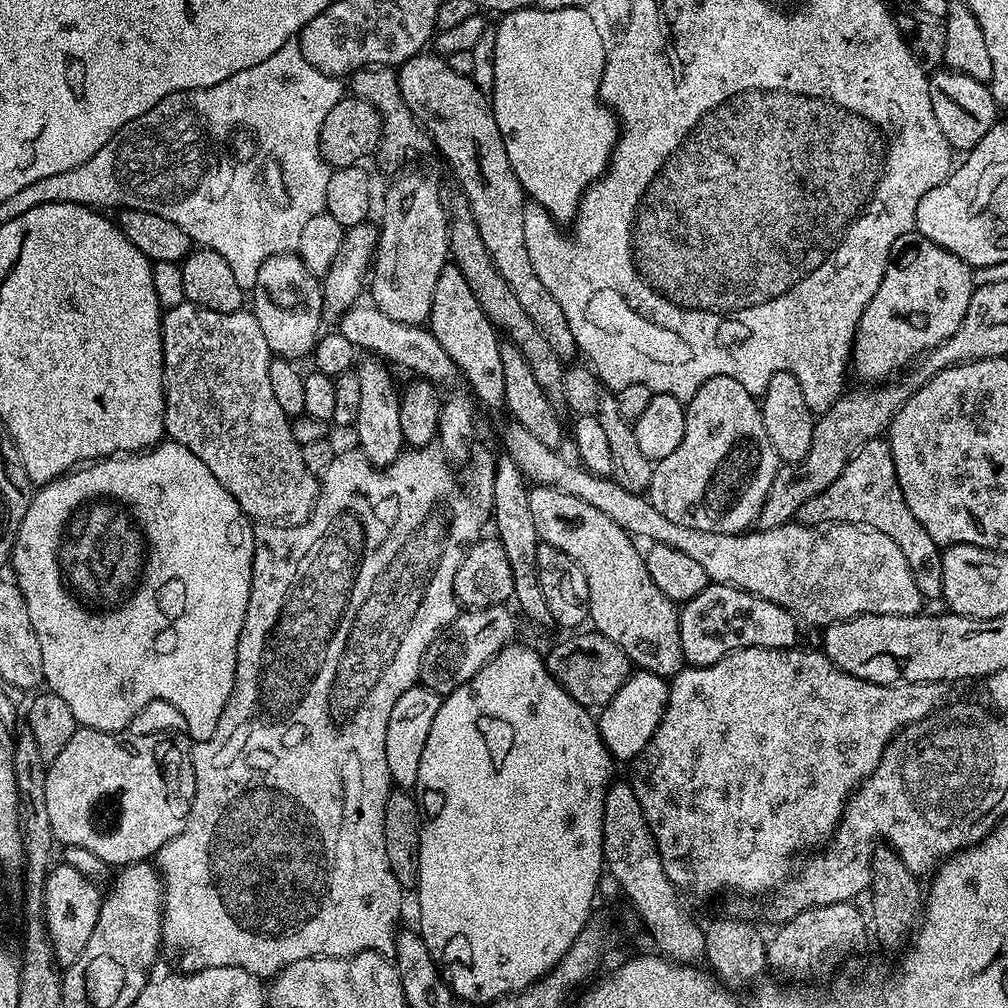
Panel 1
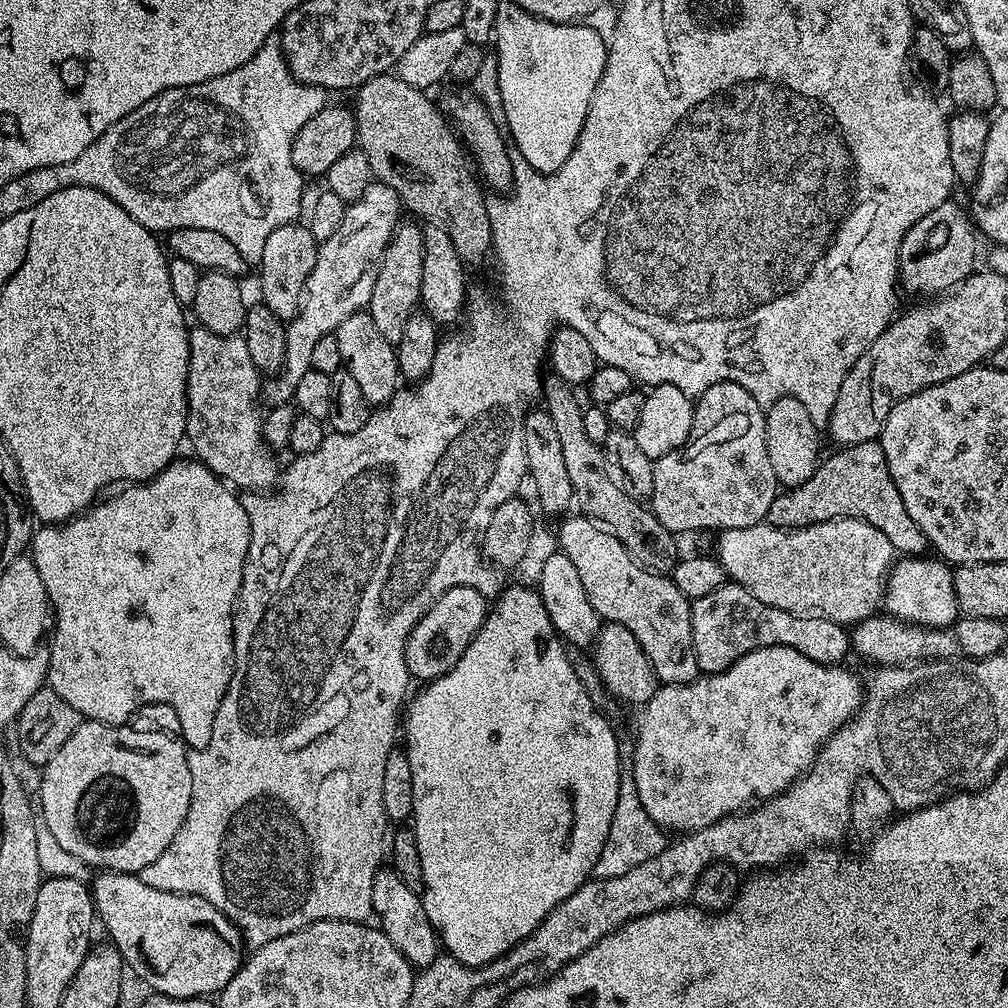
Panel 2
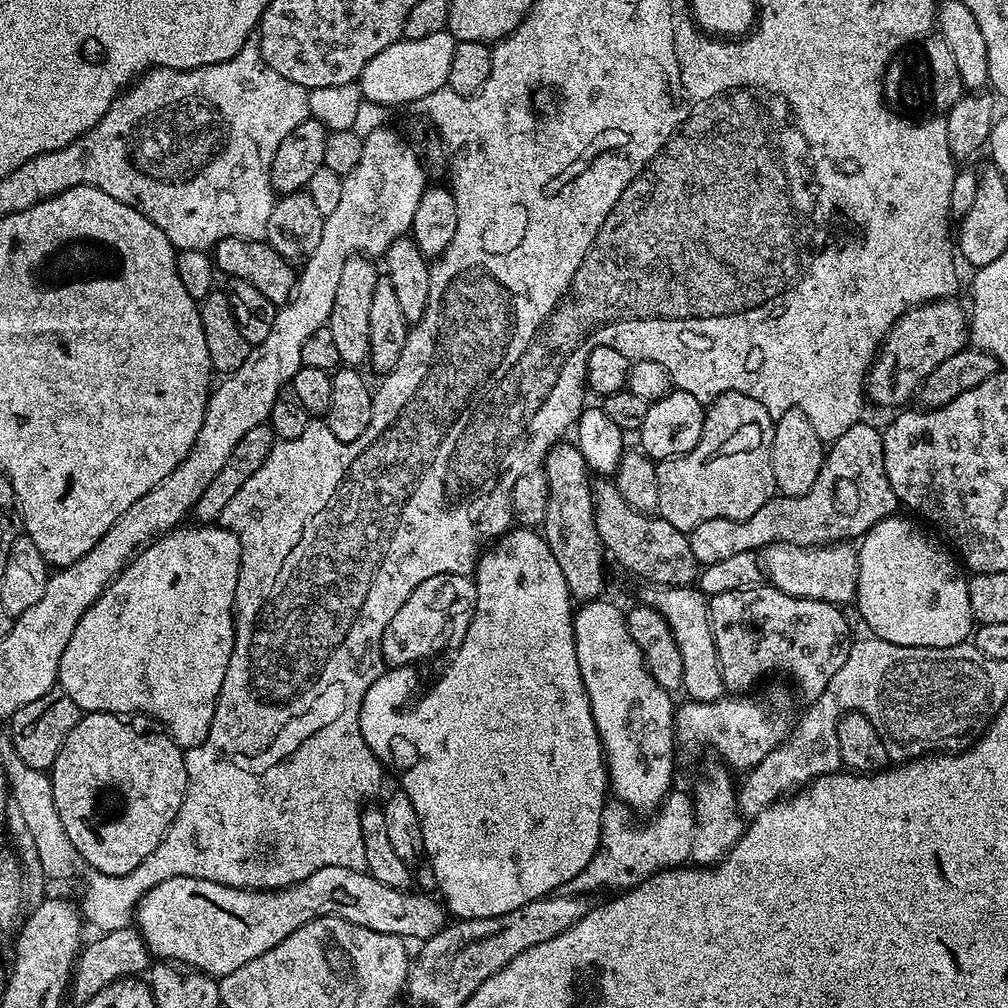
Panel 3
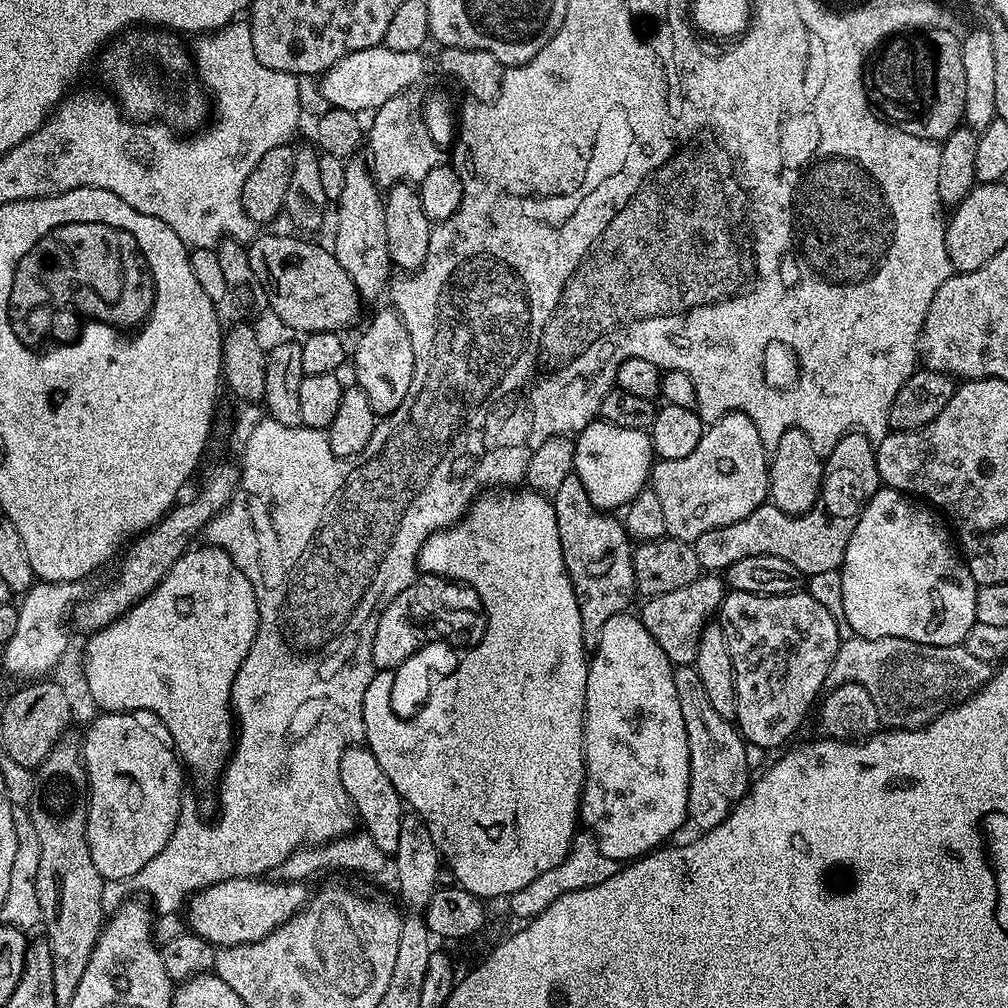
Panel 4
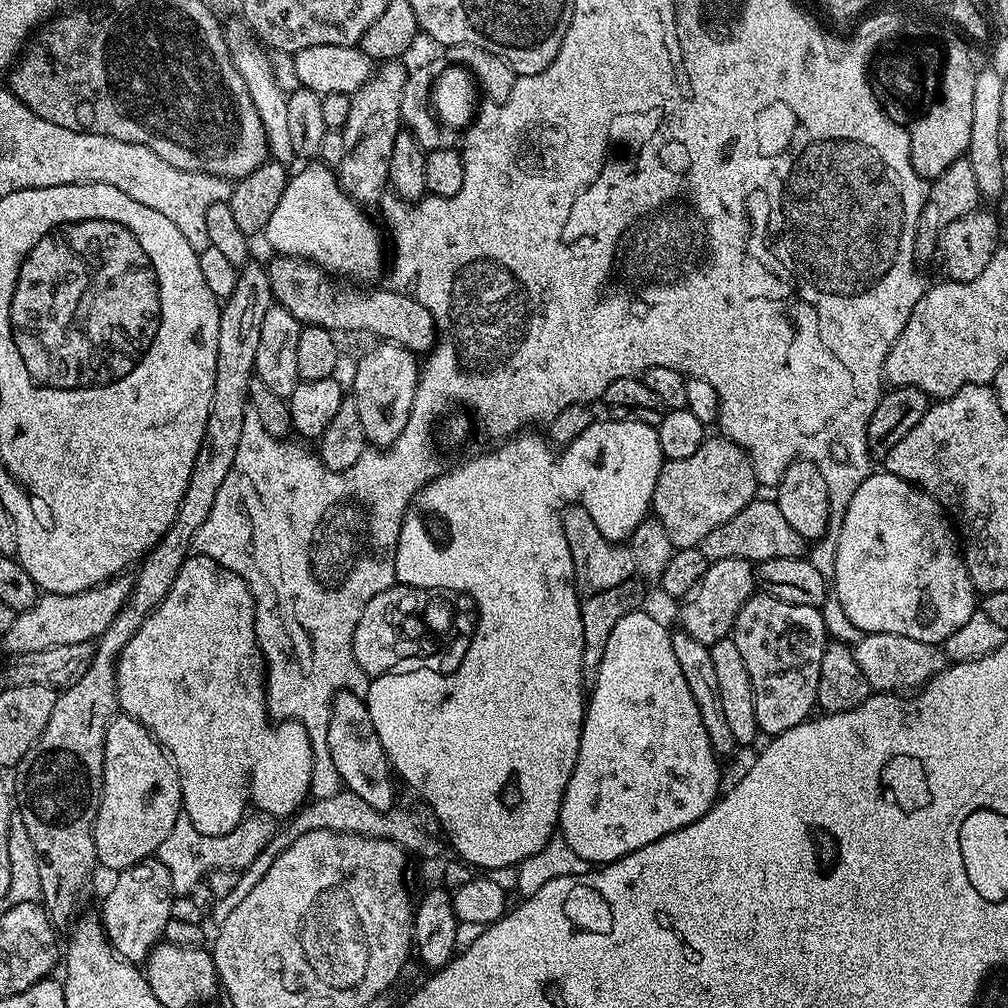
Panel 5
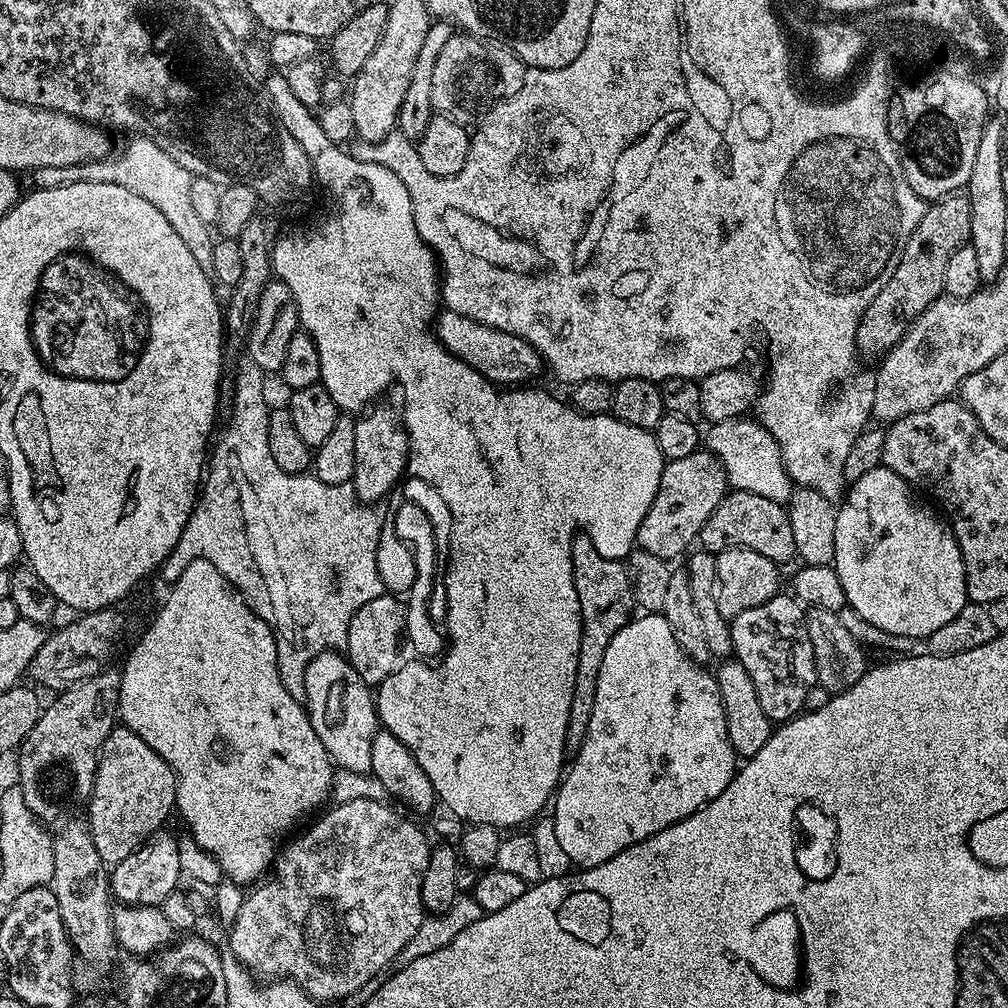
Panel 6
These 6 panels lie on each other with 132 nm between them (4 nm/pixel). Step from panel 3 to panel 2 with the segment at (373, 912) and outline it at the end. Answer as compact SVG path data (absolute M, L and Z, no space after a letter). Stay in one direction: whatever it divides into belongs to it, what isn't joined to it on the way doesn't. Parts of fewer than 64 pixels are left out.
M104 870L95 876L90 886L95 913L99 921L101 918L110 936L109 941L118 949L129 971L152 987L149 989L153 993L183 1000L195 996L208 998L219 994L226 982L234 978L246 956L243 935L227 915L206 902L206 898L158 890L147 886L135 873Z

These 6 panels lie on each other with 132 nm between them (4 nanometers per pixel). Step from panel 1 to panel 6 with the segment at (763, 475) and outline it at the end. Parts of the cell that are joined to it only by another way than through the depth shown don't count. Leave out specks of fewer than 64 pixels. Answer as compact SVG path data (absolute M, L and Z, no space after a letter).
M697 450L686 458L667 461L658 494L654 494L654 502L650 502L650 510L646 510L642 526L638 526L638 547L669 562L675 561L675 556L683 557L693 547L691 544L697 543L702 526L706 526L706 518L714 514L718 502L722 502L729 490L726 470L719 458L708 450Z

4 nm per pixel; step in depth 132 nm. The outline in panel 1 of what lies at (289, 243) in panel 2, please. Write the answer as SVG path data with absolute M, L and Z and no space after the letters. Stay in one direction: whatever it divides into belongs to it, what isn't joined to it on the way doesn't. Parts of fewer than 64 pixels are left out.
M283 252L268 256L258 269L258 282L250 289L250 311L258 318L271 352L281 360L300 362L303 356L311 357L322 335L320 316L325 315L325 310L321 281L306 270L299 255Z

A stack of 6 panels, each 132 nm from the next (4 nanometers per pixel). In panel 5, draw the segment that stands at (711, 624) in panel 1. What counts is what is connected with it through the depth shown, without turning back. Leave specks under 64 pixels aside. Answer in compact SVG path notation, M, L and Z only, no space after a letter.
M754 594L748 599L746 606L738 610L738 618L732 627L730 639L742 653L742 662L746 662L746 674L750 674L754 690L754 714L765 737L771 738L798 726L803 720L809 719L817 707L816 691L822 656L830 641L830 635L824 629L822 613L820 608L782 602L767 594Z

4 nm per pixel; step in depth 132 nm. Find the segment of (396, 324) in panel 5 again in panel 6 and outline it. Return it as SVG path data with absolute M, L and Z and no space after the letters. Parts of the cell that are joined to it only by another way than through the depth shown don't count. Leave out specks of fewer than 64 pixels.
M441 311L434 321L436 337L450 354L466 362L474 370L491 380L497 386L520 386L532 382L536 375L545 371L544 360L521 336L515 336L508 330L498 330L494 326L484 325L474 318L466 318L457 312Z

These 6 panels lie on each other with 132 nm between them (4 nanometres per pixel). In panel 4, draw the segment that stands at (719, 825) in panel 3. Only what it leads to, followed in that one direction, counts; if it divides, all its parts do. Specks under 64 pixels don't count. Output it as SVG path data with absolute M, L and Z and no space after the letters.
M691 664L679 665L674 671L674 690L678 690L678 706L682 706L682 722L686 722L686 742L690 742L690 795L687 799L687 812L690 824L694 824L700 828L699 831L705 832L713 829L723 822L732 812L734 805L738 803L748 791L750 787L750 775L748 776L748 752L750 753L749 745L746 743L743 736L740 734L739 728L735 723L726 718L722 718L722 714L718 714L718 710L714 710L714 705L710 703L710 698L706 694L705 687L702 686L702 678L698 676L698 670Z

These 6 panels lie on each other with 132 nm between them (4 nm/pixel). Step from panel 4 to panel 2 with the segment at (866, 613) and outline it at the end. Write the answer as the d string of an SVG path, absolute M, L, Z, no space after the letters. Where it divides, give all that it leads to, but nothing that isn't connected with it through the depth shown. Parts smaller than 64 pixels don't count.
M927 555L897 559L888 574L882 604L887 615L905 620L907 624L920 624L923 628L946 628L956 623L961 615L954 590L954 572L943 559L928 559Z

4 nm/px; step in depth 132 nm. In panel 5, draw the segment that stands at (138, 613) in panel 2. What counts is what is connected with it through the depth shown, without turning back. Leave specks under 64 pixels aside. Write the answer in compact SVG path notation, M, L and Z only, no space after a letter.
M199 554L189 555L188 561L182 566L182 570L178 570L178 578L174 578L174 586L170 586L170 594L166 594L166 598L158 605L155 610L146 618L146 622L142 622L142 626L138 630L138 634L134 634L134 638L130 638L130 642L126 642L126 646L122 650L120 659L116 662L116 699L118 701L118 708L121 713L130 718L134 718L142 726L146 726L146 730L151 732L155 736L156 740L160 744L160 747L172 757L172 764L176 768L176 773L180 779L180 799L182 801L183 815L194 826L194 830L198 830L204 836L225 836L227 832L233 832L240 824L240 821L244 819L246 813L249 811L248 799L252 799L257 804L259 811L263 815L273 818L288 818L293 815L309 799L310 789L312 786L312 743L310 738L306 734L306 730L300 724L299 720L281 720L276 723L270 721L268 714L268 693L266 691L266 661L260 651L259 642L256 641L255 636L255 602L253 600L253 589L248 587L247 580L244 580L236 572L226 570L222 566L218 566L218 562L214 562L210 558L201 556Z

